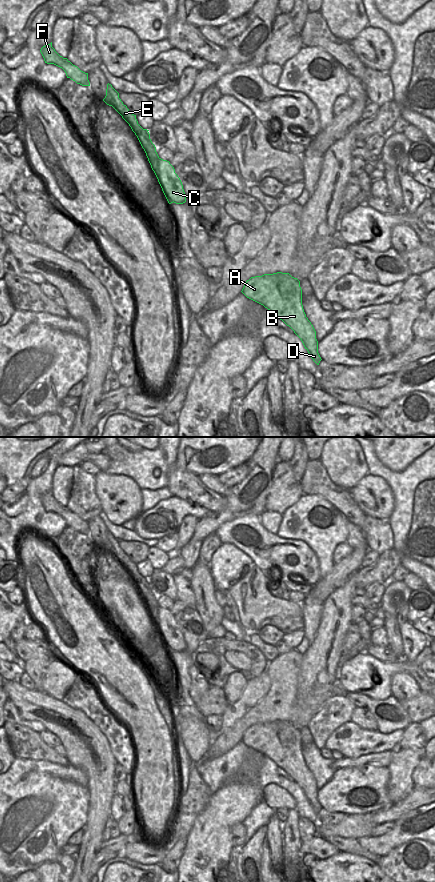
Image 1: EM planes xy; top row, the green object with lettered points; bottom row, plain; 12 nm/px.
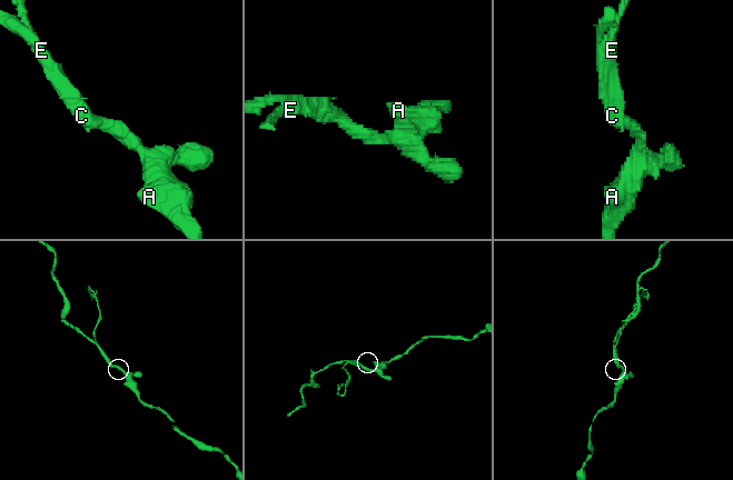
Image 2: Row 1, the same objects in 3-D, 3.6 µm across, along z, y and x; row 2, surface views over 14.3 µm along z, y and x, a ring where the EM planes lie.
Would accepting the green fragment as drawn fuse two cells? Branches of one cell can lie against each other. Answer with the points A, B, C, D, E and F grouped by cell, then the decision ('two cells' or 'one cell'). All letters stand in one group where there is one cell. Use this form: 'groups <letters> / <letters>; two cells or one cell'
groups A B C D F / E; two cells

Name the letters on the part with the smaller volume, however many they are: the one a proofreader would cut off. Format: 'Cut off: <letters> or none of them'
Cut off: E

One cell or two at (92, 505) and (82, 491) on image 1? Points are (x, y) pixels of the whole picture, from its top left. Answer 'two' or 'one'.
one

